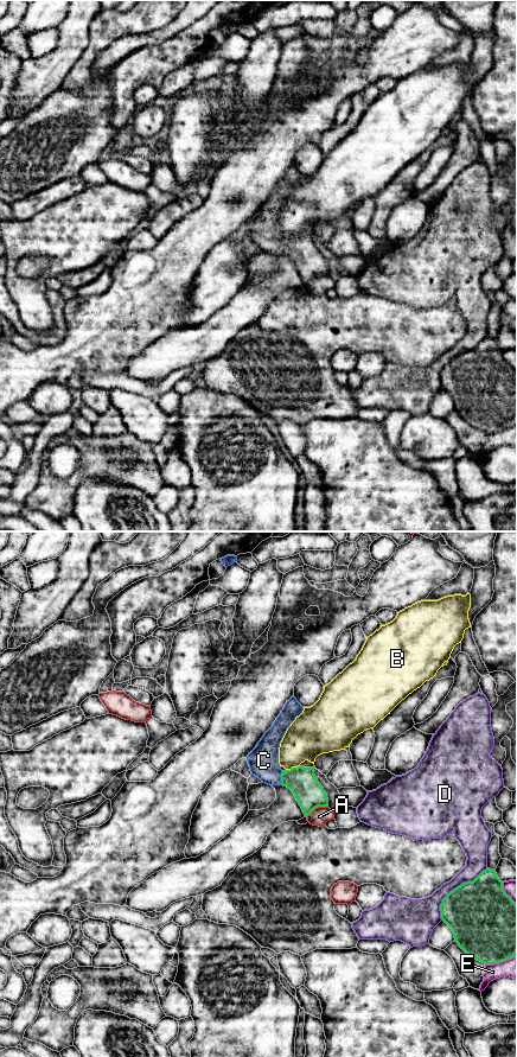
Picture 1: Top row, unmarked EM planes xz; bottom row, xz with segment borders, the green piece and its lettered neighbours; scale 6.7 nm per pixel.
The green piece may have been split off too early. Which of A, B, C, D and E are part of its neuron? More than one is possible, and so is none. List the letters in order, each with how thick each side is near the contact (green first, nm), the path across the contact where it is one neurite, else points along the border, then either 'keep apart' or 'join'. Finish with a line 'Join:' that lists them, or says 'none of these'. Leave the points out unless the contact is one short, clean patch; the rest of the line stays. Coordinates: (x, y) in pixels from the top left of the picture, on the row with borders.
A: 200 nm thick on the green side, 120 nm on the other; keep apart
B: 200 nm thick on the green side, 300 nm on the other; keep apart
C: 200 nm thick on the green side, 200 nm on the other; join
D: 440 nm thick on the green side, 190 nm on the other; keep apart
E: 480 nm thick on the green side, 140 nm on the other; keep apart
Join: C

